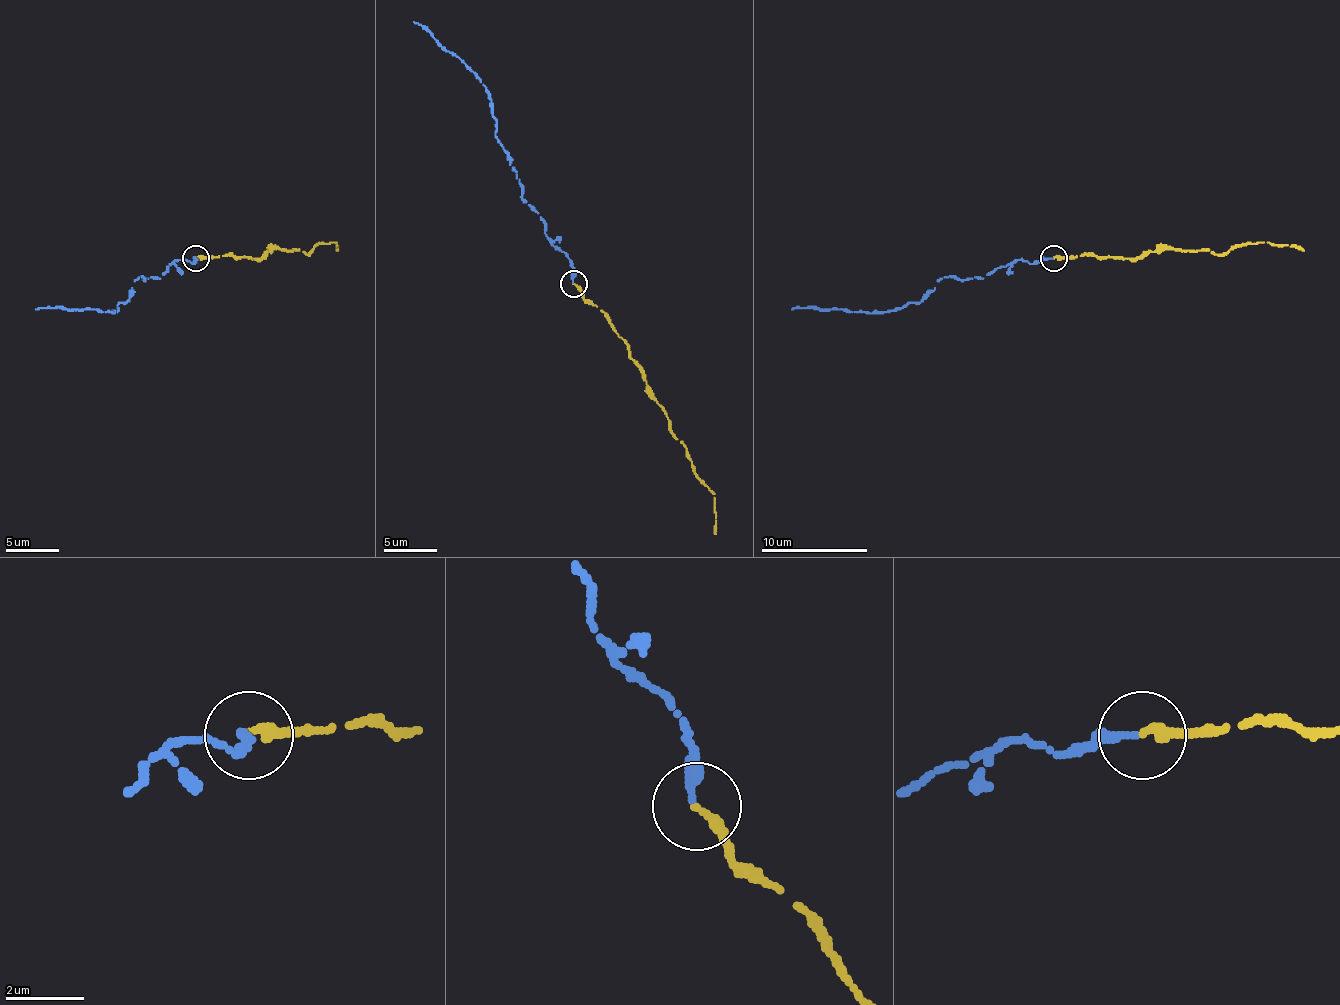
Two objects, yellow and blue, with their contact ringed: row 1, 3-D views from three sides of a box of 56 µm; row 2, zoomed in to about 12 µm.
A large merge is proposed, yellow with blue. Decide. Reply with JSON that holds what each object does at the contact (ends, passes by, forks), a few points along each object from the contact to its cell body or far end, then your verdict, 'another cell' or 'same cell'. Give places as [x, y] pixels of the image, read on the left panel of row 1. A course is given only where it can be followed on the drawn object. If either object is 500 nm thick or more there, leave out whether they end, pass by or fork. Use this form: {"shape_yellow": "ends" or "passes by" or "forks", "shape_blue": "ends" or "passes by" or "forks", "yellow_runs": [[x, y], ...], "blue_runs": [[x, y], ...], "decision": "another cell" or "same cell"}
{"shape_yellow": "ends", "shape_blue": "ends", "yellow_runs": [[195, 257], [227, 255], [262, 257], [270, 249], [307, 255], [318, 244], [337, 241], [337, 249]], "blue_runs": [[195, 257], [193, 263], [176, 260], [166, 265], [160, 279], [139, 276], [126, 303], [112, 314], [35, 308]], "decision": "same cell"}

